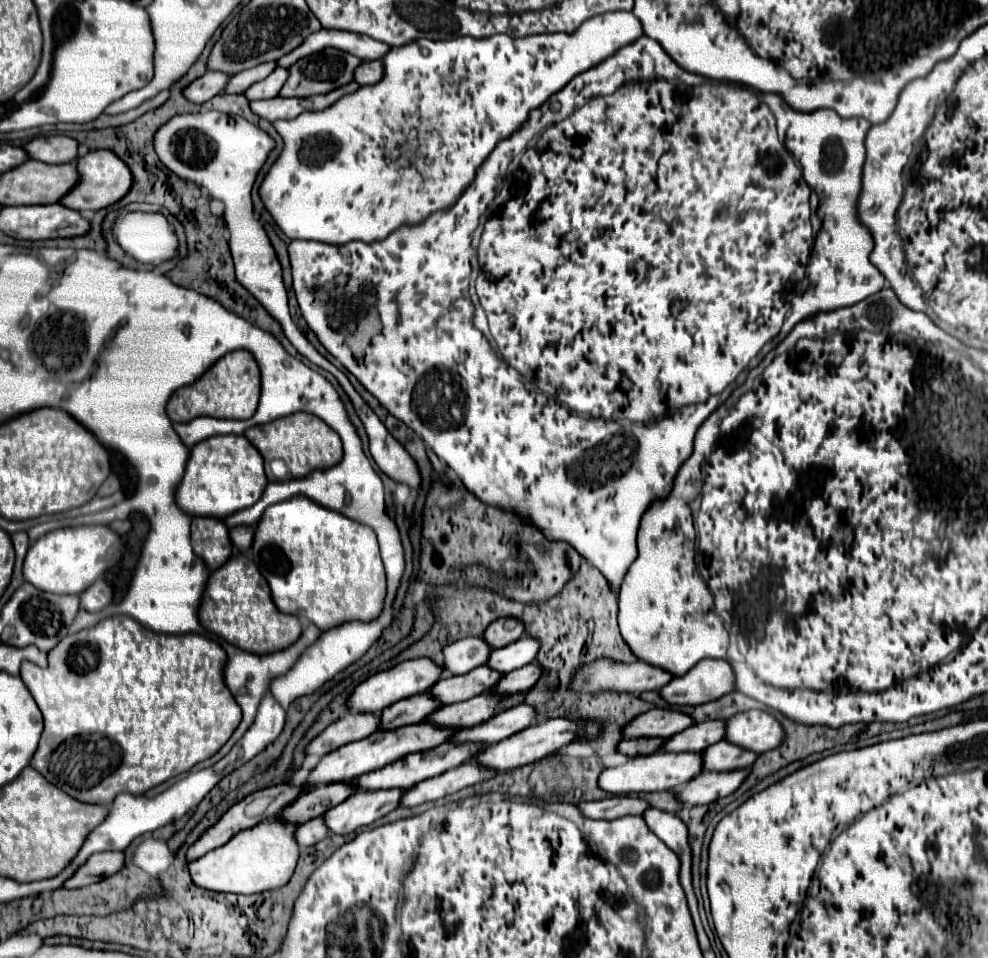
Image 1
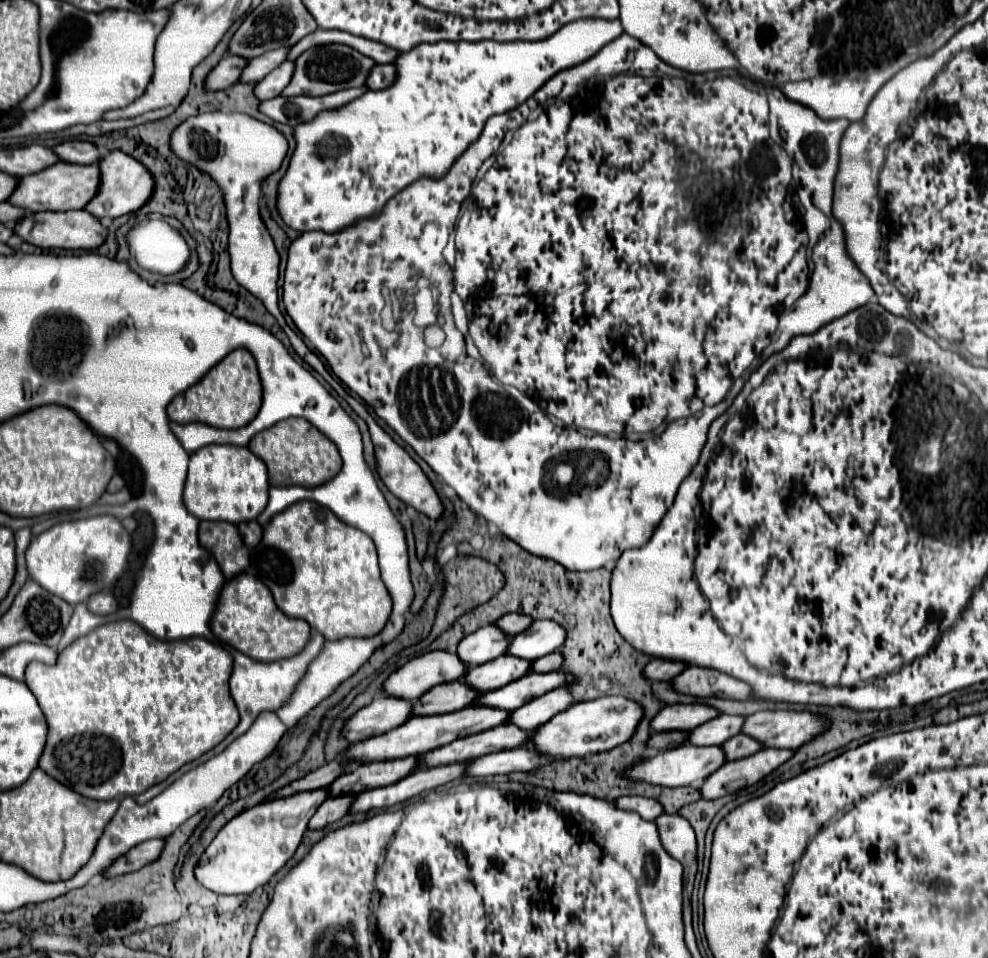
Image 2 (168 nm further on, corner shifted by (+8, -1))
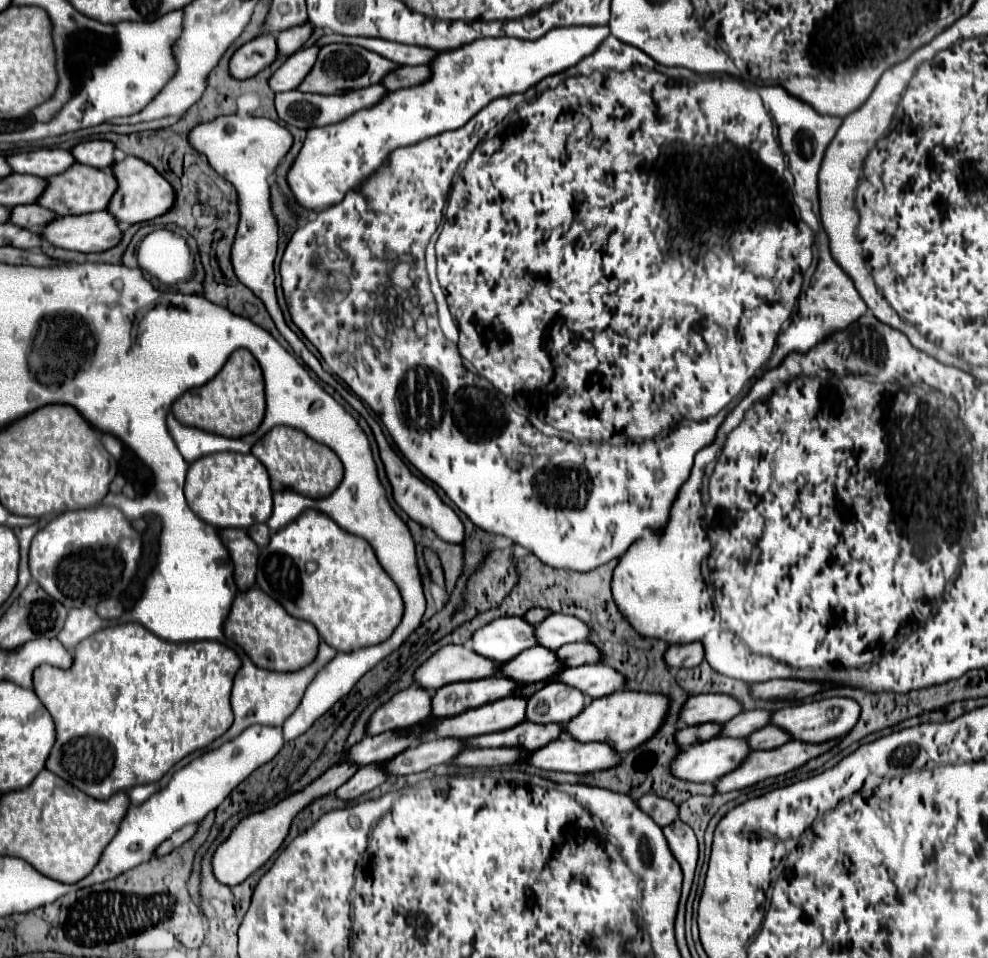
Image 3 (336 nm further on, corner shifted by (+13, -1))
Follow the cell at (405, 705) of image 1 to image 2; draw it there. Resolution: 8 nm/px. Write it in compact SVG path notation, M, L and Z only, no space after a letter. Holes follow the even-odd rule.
M456 680L456 682L446 682L440 686L434 686L428 690L416 704L414 704L414 714L416 716L434 716L434 714L446 714L446 712L456 712L470 702L478 698L478 690L472 686L466 686L466 682Z

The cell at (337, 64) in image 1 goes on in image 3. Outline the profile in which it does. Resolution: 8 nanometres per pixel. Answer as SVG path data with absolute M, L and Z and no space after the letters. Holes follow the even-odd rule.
M327 44L319 50L317 62L309 70L309 74L303 78L303 82L297 86L299 92L311 92L311 94L345 94L357 88L367 88L371 84L377 84L381 80L381 74L385 70L393 70L393 62L387 58L381 58L379 54L373 54L361 46L351 44Z

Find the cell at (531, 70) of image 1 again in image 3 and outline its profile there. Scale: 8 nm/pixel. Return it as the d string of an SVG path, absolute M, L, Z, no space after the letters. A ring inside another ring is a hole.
M569 26L549 30L549 34L537 42L481 38L453 50L437 52L427 64L431 76L423 84L387 92L375 106L359 110L343 122L309 128L303 148L287 174L287 184L297 204L313 212L339 204L347 192L359 192L363 184L387 164L395 148L411 146L465 126L491 100L525 92L543 78L575 66L585 56L593 54L609 34L609 26Z

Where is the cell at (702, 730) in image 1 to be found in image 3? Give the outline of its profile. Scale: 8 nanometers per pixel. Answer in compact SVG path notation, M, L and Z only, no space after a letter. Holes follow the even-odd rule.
M767 710L739 712L735 718L731 718L729 722L725 722L725 724L721 726L721 734L719 734L719 736L745 738L745 736L749 736L753 730L759 730L759 728L767 726L769 714L771 714L771 712L767 712Z

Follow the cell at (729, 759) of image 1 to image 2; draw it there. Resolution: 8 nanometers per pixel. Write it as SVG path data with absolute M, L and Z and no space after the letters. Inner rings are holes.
M738 734L734 738L730 738L728 742L722 744L724 752L726 752L726 760L738 760L738 758L746 758L746 756L752 756L756 754L758 750L762 750L764 746L754 740L752 736L746 736L746 734Z

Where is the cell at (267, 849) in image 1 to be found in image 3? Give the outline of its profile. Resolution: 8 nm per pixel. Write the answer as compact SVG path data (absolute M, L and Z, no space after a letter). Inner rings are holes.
M343 762L343 764L337 764L337 766L331 766L325 774L321 774L317 780L313 780L309 786L305 786L303 790L299 792L293 792L289 794L287 798L283 798L281 802L261 810L261 812L255 812L255 814L249 814L247 818L243 818L229 834L229 838L225 842L221 842L213 854L213 874L217 878L217 882L225 884L225 886L237 886L241 882L245 882L245 878L249 878L253 872L257 872L279 848L281 844L285 842L289 830L291 830L291 824L293 820L297 818L297 814L301 810L305 810L313 800L321 798L321 796L327 796L331 792L335 792L339 786L343 786L353 774L357 772L357 766L349 764L349 762Z

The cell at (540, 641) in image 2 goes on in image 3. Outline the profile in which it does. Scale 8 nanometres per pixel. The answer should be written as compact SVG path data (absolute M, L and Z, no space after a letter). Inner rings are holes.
M549 614L541 624L535 626L537 644L553 652L563 644L583 642L587 636L589 628L581 620L565 614Z

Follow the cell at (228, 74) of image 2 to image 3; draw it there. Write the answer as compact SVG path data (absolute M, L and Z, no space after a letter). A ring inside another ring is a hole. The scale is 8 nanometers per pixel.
M259 36L251 42L243 44L229 62L229 76L237 80L245 80L249 76L255 76L259 70L263 70L267 64L271 64L277 58L277 46L273 36Z

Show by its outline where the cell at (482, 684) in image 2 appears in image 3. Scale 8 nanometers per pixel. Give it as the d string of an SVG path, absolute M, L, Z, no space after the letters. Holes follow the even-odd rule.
M541 646L527 648L525 652L517 654L515 658L511 658L509 662L503 662L499 666L501 676L505 676L509 680L515 680L517 684L547 680L553 674L557 674L559 670L563 670L563 666L557 664L555 652L545 650Z

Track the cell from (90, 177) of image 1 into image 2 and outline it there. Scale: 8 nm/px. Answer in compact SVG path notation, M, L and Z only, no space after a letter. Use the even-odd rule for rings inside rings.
M114 150L108 156L104 156L100 160L100 170L102 170L100 190L94 196L94 200L86 206L86 210L96 218L118 218L118 216L132 214L140 210L154 194L154 186L156 186L154 176L144 166L140 166L136 158L130 158L124 152Z

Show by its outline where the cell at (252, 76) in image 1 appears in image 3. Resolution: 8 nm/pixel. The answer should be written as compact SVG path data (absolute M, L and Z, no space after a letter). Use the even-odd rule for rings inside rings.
M297 26L293 30L285 30L285 34L277 36L277 52L291 56L295 54L299 48L303 48L303 44L309 40L311 36L311 26Z

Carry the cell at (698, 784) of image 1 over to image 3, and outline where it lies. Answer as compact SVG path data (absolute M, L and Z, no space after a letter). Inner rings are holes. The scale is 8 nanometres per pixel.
M837 740L825 742L821 746L805 746L805 742L787 742L781 748L753 752L735 770L731 770L729 774L717 780L715 792L725 794L731 790L741 790L765 778L785 774L793 768L803 766L807 760L815 758L817 754L823 754L825 750L829 750L829 746L835 746L835 744Z

